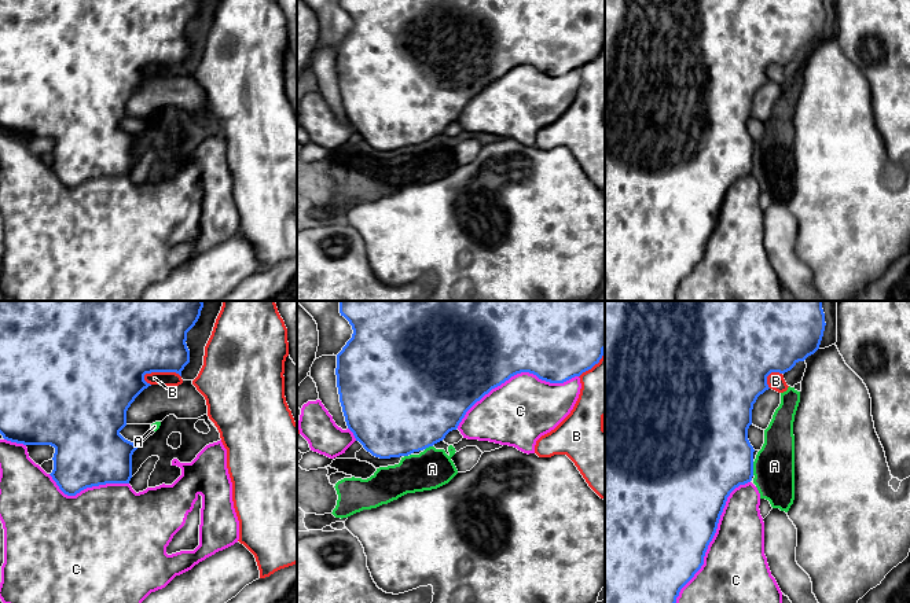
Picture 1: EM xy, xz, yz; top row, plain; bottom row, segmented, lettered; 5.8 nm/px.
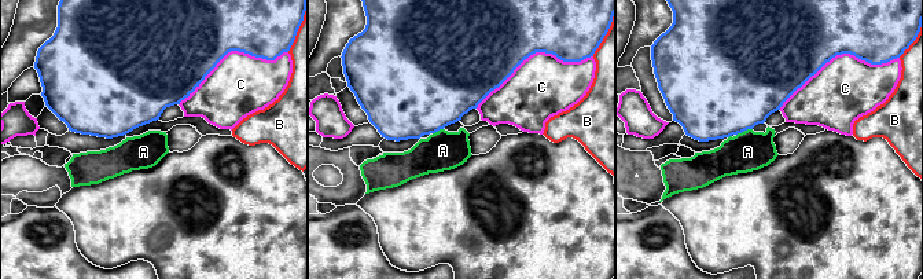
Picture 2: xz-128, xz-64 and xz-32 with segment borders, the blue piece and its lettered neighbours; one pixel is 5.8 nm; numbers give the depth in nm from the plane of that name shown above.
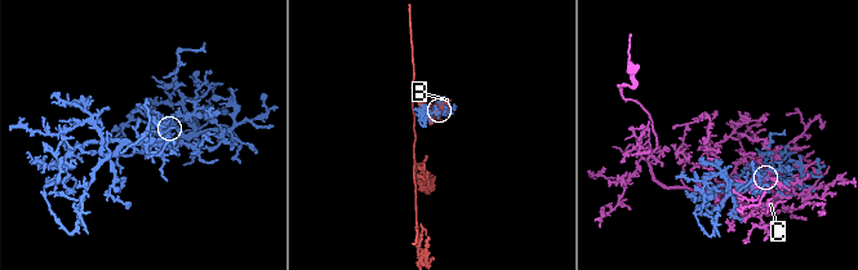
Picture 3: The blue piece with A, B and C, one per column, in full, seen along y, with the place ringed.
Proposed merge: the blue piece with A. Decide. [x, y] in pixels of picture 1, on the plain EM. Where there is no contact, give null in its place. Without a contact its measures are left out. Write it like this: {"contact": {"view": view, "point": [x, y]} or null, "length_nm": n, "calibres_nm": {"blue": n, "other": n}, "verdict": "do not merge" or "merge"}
{"contact": {"view": "yz", "point": [752, 161]}, "length_nm": 80, "calibres_nm": {"blue": 460, "other": 240}, "verdict": "do not merge"}

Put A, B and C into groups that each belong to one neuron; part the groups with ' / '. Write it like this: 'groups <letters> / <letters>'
groups A / B / C

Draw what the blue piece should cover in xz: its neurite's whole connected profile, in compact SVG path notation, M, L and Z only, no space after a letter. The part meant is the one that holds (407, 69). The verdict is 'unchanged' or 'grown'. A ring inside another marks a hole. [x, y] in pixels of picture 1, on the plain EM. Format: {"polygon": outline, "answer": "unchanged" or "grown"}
{"polygon": "M340 0L340 5L353 22L352 30L337 47L340 95L346 118L356 133L379 151L408 148L443 133L450 124L458 121L466 104L477 93L517 66L529 65L550 76L564 76L591 62L599 55L605 43L605 0Z", "answer": "unchanged"}

